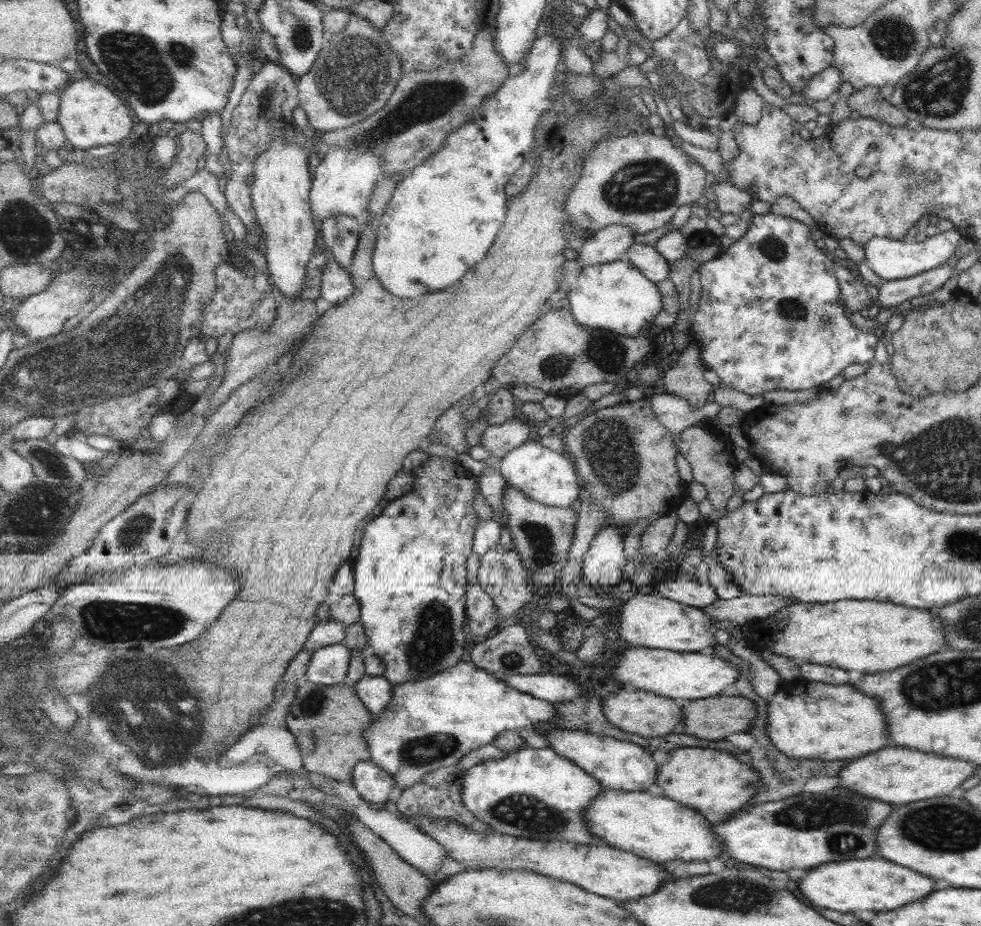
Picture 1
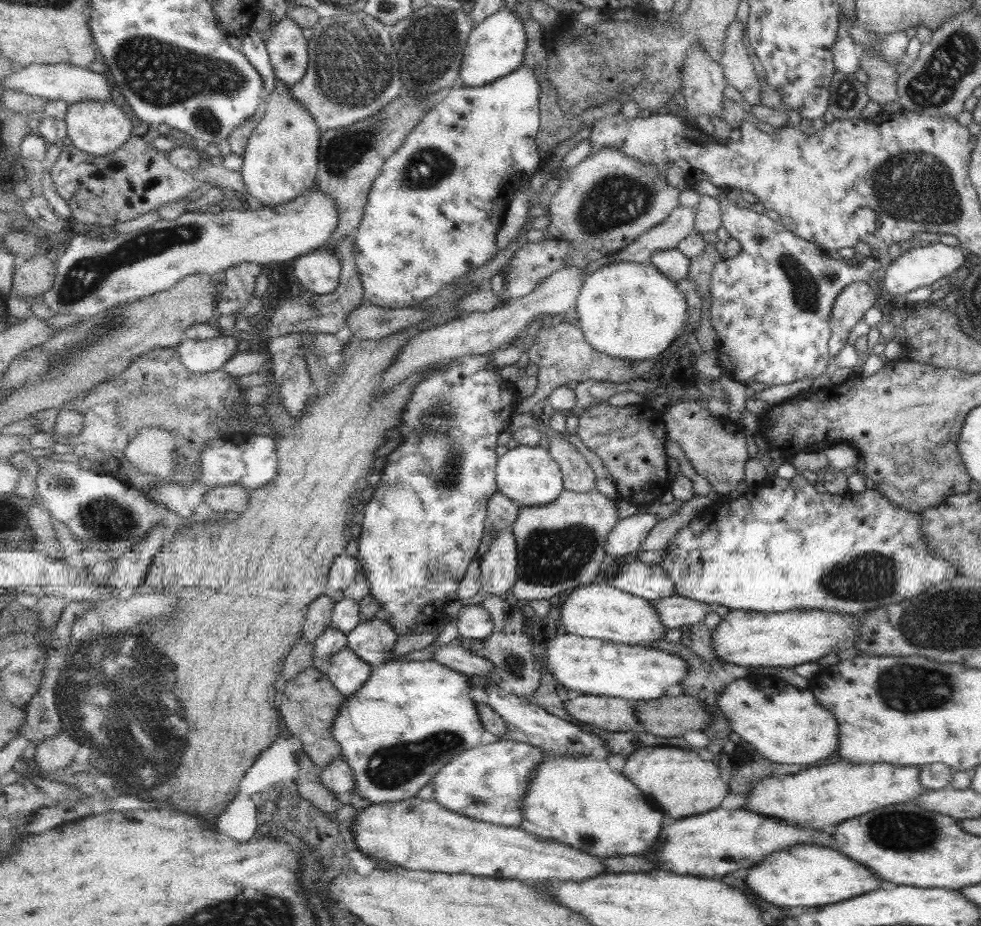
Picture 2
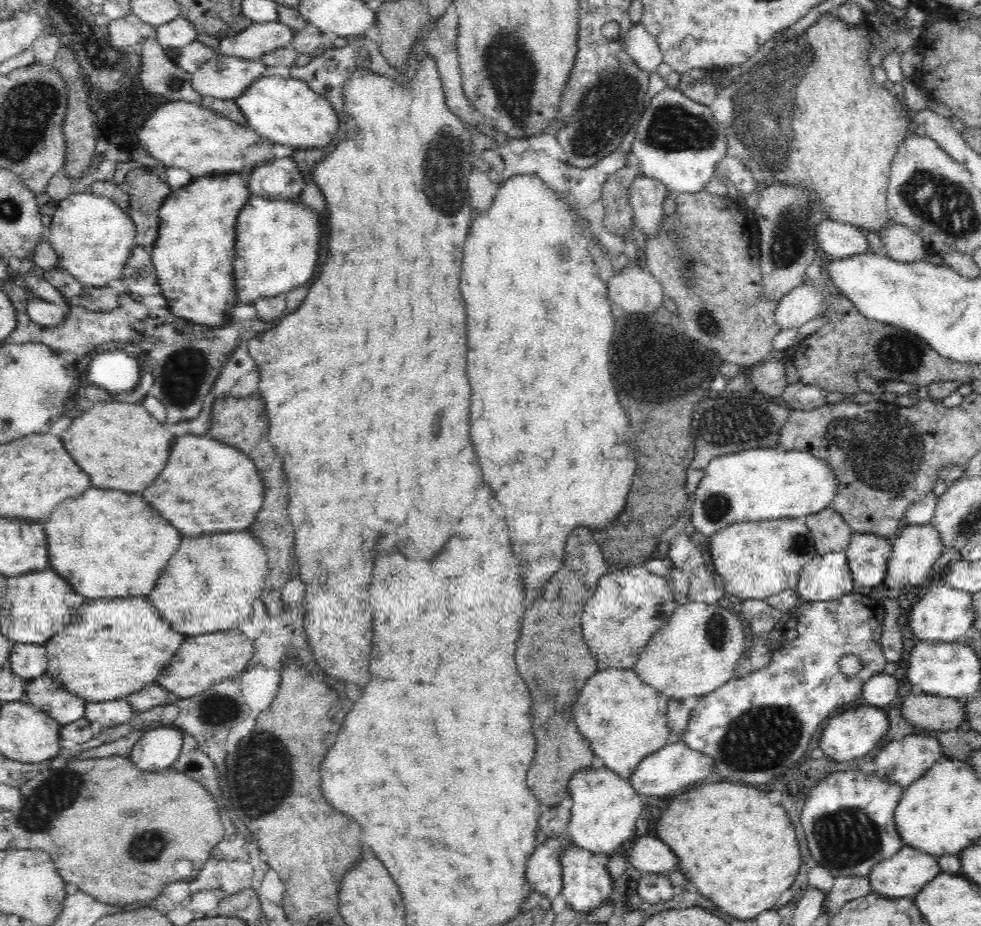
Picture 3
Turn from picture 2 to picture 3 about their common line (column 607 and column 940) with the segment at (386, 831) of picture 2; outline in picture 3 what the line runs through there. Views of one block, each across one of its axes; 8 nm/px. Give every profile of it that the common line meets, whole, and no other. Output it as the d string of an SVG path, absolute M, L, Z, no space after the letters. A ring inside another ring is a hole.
M904 844L894 856L875 864L868 873L868 877L873 892L890 898L904 898L918 894L922 888L940 873L941 868L936 856Z

